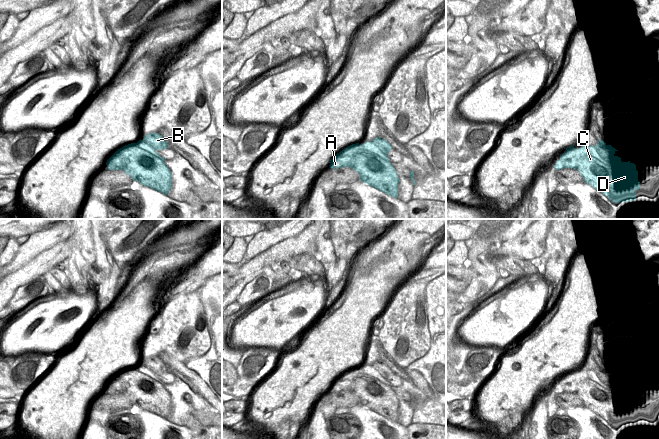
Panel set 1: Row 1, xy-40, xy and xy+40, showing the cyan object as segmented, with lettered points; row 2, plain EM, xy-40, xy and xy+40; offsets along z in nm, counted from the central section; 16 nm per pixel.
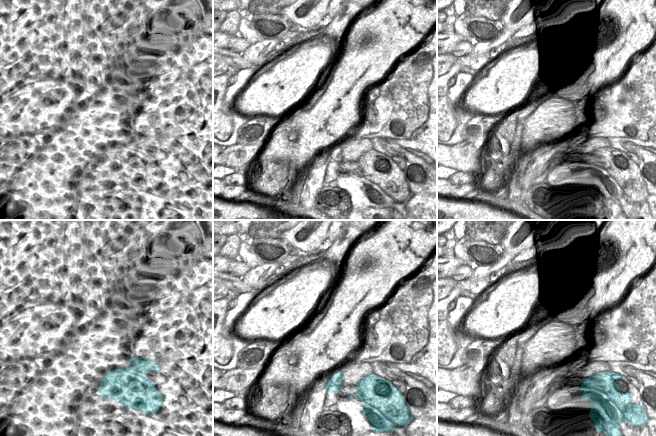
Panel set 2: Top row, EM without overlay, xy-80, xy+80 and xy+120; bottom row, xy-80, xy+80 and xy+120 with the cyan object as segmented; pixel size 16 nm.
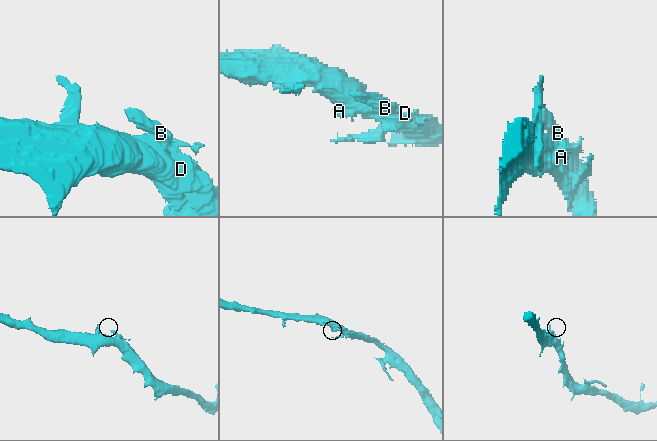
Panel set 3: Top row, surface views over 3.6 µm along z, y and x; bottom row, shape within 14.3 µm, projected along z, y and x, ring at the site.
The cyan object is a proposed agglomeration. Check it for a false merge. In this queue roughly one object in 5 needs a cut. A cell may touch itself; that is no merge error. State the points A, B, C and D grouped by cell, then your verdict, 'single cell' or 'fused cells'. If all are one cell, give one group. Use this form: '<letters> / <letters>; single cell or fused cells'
A B C D; single cell

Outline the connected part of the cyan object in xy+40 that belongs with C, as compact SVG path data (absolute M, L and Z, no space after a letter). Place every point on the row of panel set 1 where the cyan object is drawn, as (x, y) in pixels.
M601 139L597 140L594 146L582 146L575 149L573 144L560 155L560 159L556 161L554 168L556 170L563 168L577 169L583 177L583 182L599 190L612 203L634 201L636 191L639 190L636 165L630 161L622 162L620 157L614 155L616 151L618 150L607 145Z

